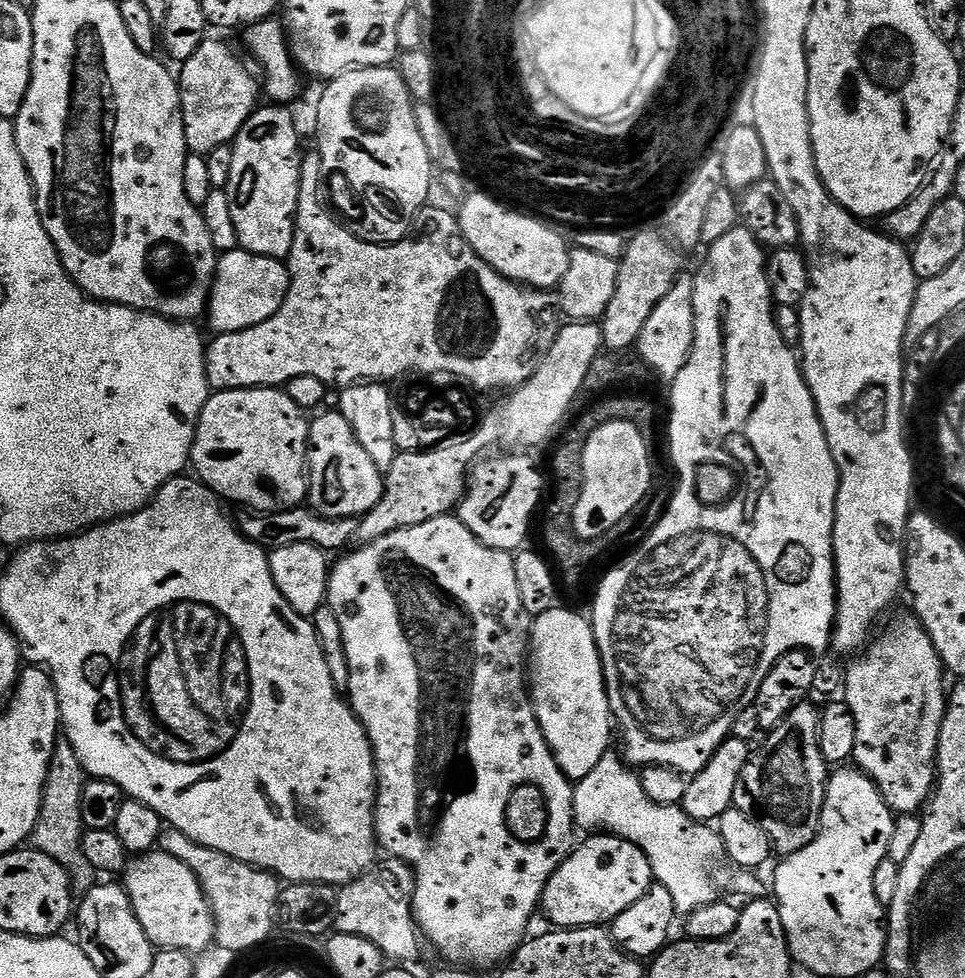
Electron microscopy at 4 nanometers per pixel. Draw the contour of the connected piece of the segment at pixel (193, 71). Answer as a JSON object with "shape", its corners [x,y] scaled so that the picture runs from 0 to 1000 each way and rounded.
{"shape":[[[220,39],[212,40],[188,70],[187,107],[196,156],[215,157],[226,149],[239,147],[267,109],[265,101],[272,98],[272,86],[266,75],[249,62],[238,46]]]}

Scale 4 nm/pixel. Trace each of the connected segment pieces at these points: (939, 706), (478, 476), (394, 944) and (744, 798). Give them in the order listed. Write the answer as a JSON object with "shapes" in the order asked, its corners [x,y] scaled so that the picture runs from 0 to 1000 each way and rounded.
{"shapes":[[[[949,632],[926,635],[904,656],[886,672],[875,691],[873,716],[885,730],[887,743],[883,777],[908,802],[925,831],[949,832],[961,822],[970,800],[970,764],[980,723],[980,684],[968,656]]],[[[518,464],[515,470],[498,469],[496,473],[488,480],[484,488],[484,500],[475,516],[475,527],[477,533],[501,554],[505,560],[515,560],[521,564],[534,565],[544,559],[543,551],[547,548],[547,535],[551,532],[551,527],[561,518],[560,502],[564,499],[564,491],[560,488],[560,483],[555,480],[555,474],[547,464],[537,464],[541,466],[524,466],[528,464]]],[[[374,894],[369,899],[364,900],[362,904],[355,905],[348,916],[348,941],[346,937],[346,949],[348,953],[363,955],[375,959],[378,963],[388,963],[392,971],[397,974],[420,973],[423,978],[431,978],[435,973],[437,958],[435,950],[431,948],[427,940],[427,929],[422,919],[413,920],[406,916],[406,904],[398,896],[381,896]]],[[[830,718],[817,727],[817,733],[795,749],[792,762],[776,772],[768,793],[761,804],[758,825],[769,828],[773,836],[785,840],[790,845],[790,853],[798,857],[801,868],[809,876],[823,873],[835,865],[846,856],[846,846],[850,843],[850,826],[854,822],[854,808],[860,792],[859,782],[855,781],[850,770],[848,745],[850,734],[848,724],[841,718]]]]}

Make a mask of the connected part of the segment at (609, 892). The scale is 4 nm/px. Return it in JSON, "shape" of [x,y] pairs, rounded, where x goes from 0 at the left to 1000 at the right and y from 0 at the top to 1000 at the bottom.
{"shape":[[[613,853],[606,863],[590,870],[588,877],[574,890],[560,915],[559,927],[569,946],[577,950],[617,949],[633,946],[669,910],[676,907],[676,887],[667,870],[652,859],[633,853]]]}

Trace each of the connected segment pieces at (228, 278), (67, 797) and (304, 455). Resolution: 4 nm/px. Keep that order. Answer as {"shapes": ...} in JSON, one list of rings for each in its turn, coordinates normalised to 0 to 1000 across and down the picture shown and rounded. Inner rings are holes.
{"shapes":[[[[252,256],[231,259],[224,267],[224,283],[220,285],[220,302],[213,316],[221,340],[250,339],[281,327],[292,313],[302,287],[295,267]]],[[[69,759],[59,760],[54,778],[50,781],[46,815],[41,820],[41,835],[31,856],[32,866],[60,881],[60,885],[64,885],[64,890],[70,895],[72,904],[83,914],[92,912],[102,903],[102,893],[97,890],[97,885],[93,885],[93,881],[89,881],[87,870],[83,867],[89,850],[83,831],[88,801],[89,790],[75,762]]],[[[238,397],[225,400],[217,404],[213,415],[207,424],[207,430],[203,437],[203,447],[199,453],[199,465],[197,467],[198,478],[203,478],[202,486],[215,498],[224,504],[225,508],[233,512],[241,511],[245,515],[253,515],[254,520],[266,524],[291,524],[297,519],[310,519],[319,510],[319,484],[317,482],[317,471],[319,469],[319,436],[320,430],[315,429],[316,418],[311,417],[298,406],[297,400],[290,397]]]]}

